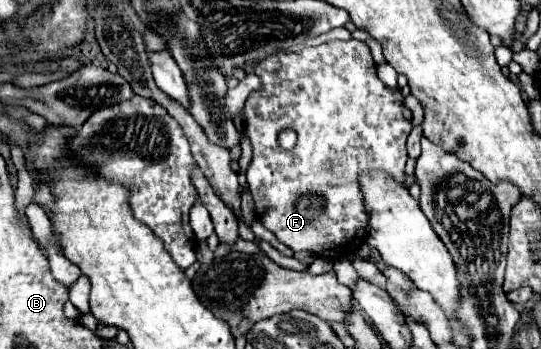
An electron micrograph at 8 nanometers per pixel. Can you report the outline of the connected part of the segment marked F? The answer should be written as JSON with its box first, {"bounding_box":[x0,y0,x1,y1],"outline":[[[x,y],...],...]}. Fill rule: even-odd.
{"bounding_box":[243,39,411,261],"outline":[[[355,39],[327,41],[327,43],[321,43],[317,47],[305,47],[303,51],[297,51],[297,53],[273,53],[273,55],[269,55],[269,59],[263,59],[255,65],[255,75],[263,81],[263,91],[251,93],[245,101],[245,109],[243,109],[245,129],[243,129],[243,133],[249,137],[251,147],[253,147],[253,159],[251,159],[251,165],[247,169],[247,185],[249,185],[249,191],[251,191],[253,201],[255,201],[257,219],[263,223],[265,229],[269,229],[281,243],[285,243],[293,251],[315,253],[315,255],[331,259],[331,261],[351,257],[365,243],[365,229],[369,223],[369,213],[365,211],[365,199],[361,193],[359,177],[363,173],[369,173],[369,171],[385,171],[389,177],[393,177],[393,181],[397,181],[399,185],[405,185],[405,177],[407,177],[405,175],[405,163],[409,159],[407,149],[405,149],[405,141],[407,141],[407,135],[411,131],[411,123],[405,121],[401,115],[401,101],[403,101],[401,91],[391,91],[379,81],[377,67],[375,67],[375,61],[371,57],[369,47],[363,41],[355,41]],[[287,127],[297,131],[297,145],[291,151],[279,147],[279,143],[277,143],[277,133],[281,129],[287,129]]]}

